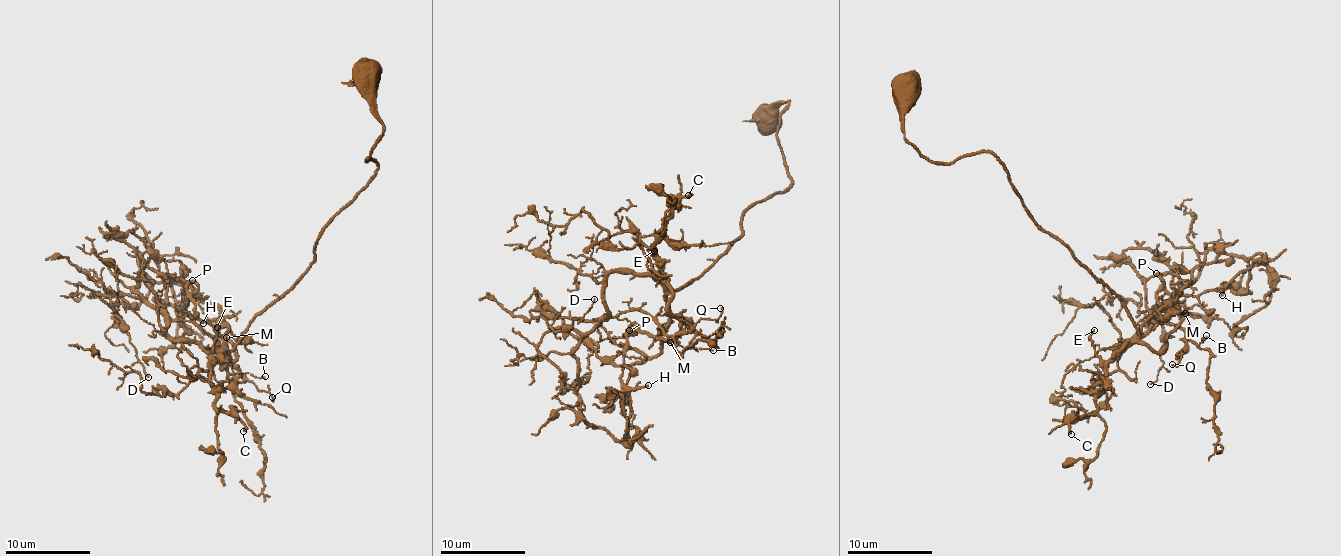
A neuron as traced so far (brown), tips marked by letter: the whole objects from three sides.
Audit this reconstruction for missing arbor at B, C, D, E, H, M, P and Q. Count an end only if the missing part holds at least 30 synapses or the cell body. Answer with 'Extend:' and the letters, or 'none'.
Extend: C

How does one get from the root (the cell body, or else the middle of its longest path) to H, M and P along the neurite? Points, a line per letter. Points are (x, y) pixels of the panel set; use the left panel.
H: (364, 80), (382, 124), (365, 159), (376, 173), (230, 349), (219, 309), (192, 296), (179, 308), (203, 323)
M: (364, 80), (382, 124), (365, 159), (376, 173), (230, 349), (228, 327), (214, 327), (226, 337)
P: (364, 80), (382, 124), (365, 159), (376, 173), (297, 281), (230, 349), (228, 327), (194, 310), (192, 280)

